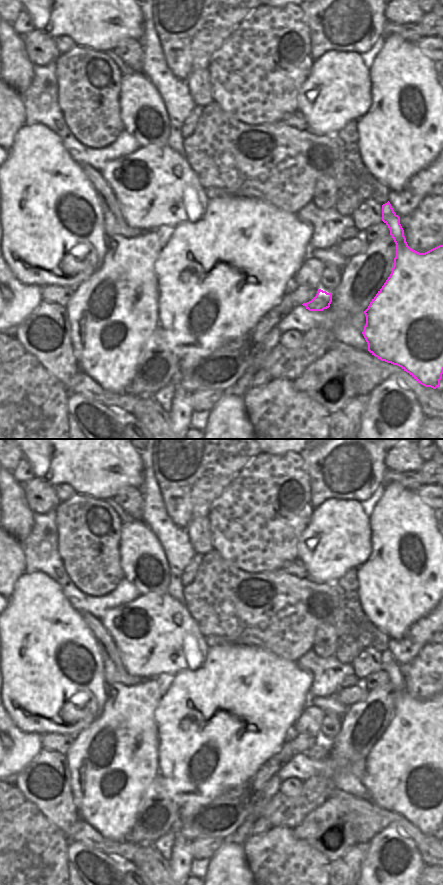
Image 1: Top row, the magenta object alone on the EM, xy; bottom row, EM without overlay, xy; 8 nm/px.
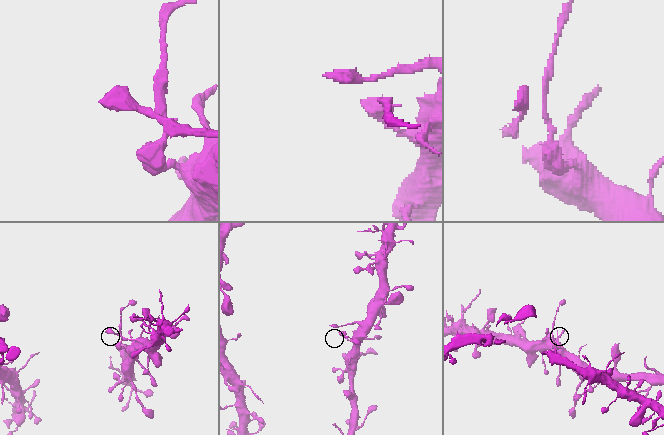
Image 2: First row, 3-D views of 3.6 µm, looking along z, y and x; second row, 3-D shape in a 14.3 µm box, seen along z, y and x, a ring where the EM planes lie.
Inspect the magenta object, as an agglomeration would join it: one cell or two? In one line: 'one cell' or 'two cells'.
two cells

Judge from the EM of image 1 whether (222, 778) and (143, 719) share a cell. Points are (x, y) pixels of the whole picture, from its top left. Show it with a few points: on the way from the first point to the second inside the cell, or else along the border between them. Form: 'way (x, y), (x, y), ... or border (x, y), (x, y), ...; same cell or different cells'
border (156, 707), (154, 721), (157, 728), (158, 754); different cells

